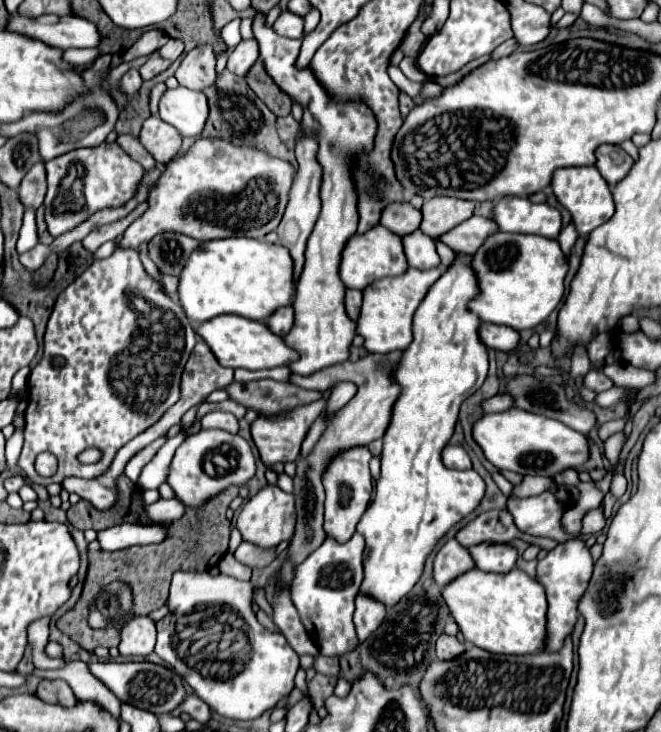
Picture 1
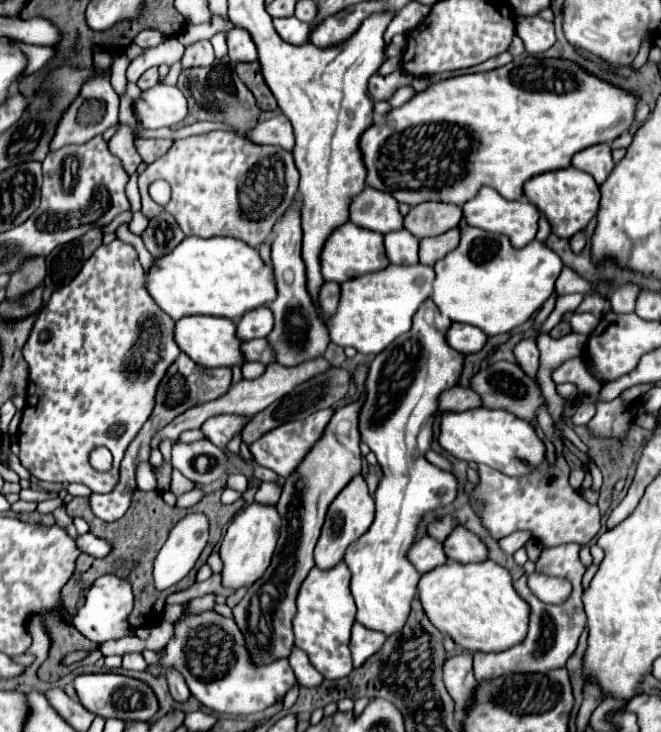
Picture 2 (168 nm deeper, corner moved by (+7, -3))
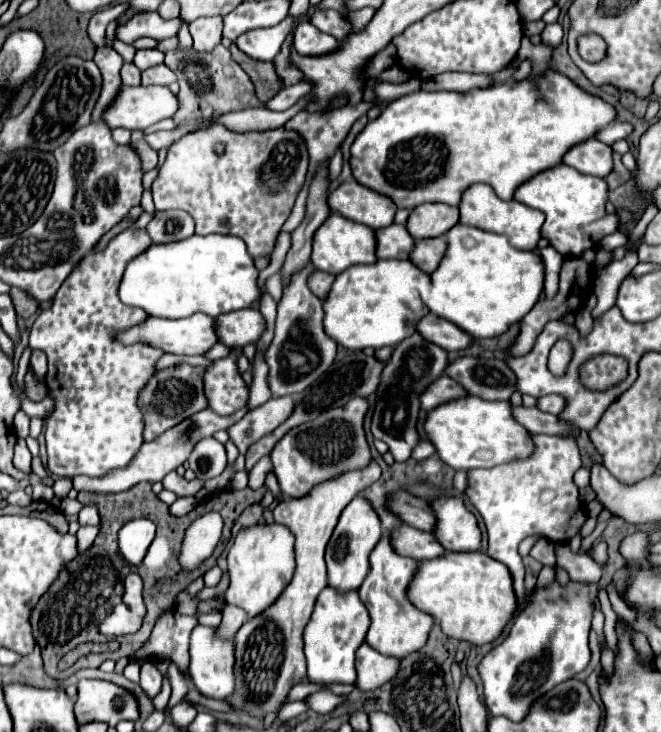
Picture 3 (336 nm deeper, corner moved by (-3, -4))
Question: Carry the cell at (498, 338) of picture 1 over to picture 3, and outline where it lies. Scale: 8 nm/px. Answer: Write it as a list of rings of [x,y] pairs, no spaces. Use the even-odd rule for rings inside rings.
[[[435,314],[423,316],[423,320],[419,320],[419,324],[417,324],[417,332],[427,342],[433,342],[433,344],[441,346],[447,352],[463,350],[471,344],[471,336],[465,336],[465,332],[459,330],[455,324],[443,320]]]

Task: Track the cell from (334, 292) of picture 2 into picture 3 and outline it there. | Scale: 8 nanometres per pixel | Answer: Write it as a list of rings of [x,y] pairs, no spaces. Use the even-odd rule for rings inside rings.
[[[313,270],[311,276],[307,278],[307,284],[309,284],[311,292],[315,292],[315,296],[325,300],[327,292],[329,292],[329,288],[333,284],[333,276],[327,274],[327,272],[321,272],[321,270]]]

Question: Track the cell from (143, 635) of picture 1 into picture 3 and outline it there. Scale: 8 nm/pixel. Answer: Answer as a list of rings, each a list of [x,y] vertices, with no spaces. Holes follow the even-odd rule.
[[[145,662],[141,666],[141,688],[143,692],[149,696],[149,698],[155,698],[159,692],[161,692],[161,686],[163,686],[163,674],[155,668],[155,664],[151,662]]]

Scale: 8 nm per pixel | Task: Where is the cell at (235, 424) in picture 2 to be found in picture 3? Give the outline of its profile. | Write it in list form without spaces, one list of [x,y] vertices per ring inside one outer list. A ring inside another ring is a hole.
[[[291,396],[271,398],[267,400],[267,404],[247,412],[243,420],[239,420],[227,432],[231,434],[231,440],[239,448],[239,452],[245,454],[251,442],[257,442],[259,438],[271,434],[279,424],[283,424],[283,420],[291,416],[291,408],[295,408]]]

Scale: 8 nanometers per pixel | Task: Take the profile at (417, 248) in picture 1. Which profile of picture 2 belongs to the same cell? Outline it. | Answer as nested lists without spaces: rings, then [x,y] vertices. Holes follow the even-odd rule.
[[[393,231],[385,235],[385,251],[393,265],[417,265],[419,263],[419,241],[409,231]]]

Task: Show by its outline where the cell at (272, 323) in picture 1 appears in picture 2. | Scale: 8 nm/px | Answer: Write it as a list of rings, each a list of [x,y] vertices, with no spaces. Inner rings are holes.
[[[269,307],[253,309],[237,321],[237,337],[243,341],[267,337],[269,331],[273,331],[273,313],[269,311]]]

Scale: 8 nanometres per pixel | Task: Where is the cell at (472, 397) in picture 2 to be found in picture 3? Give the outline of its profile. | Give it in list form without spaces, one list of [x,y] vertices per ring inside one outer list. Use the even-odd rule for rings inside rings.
[[[441,376],[439,380],[435,380],[435,384],[427,386],[423,396],[419,396],[419,402],[421,402],[423,410],[433,410],[439,404],[445,404],[445,402],[461,398],[461,396],[467,396],[467,392],[449,376]]]

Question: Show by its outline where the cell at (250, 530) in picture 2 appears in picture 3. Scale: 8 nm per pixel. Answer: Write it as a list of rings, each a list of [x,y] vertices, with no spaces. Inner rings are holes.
[[[257,524],[245,528],[237,534],[233,548],[229,550],[229,588],[225,592],[227,604],[233,604],[247,612],[247,618],[255,618],[259,612],[265,612],[287,588],[295,572],[295,550],[293,536],[281,524]]]

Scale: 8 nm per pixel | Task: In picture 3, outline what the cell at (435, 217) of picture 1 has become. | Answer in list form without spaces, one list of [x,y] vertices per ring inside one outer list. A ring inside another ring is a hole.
[[[419,204],[409,212],[407,232],[415,238],[437,238],[443,236],[459,222],[459,208],[449,204]]]

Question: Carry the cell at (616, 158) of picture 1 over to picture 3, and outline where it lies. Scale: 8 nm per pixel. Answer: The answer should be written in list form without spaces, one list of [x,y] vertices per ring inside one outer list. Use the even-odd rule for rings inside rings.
[[[591,138],[583,144],[575,144],[575,148],[569,148],[563,156],[563,164],[573,166],[583,174],[603,178],[613,170],[613,150],[611,146]]]

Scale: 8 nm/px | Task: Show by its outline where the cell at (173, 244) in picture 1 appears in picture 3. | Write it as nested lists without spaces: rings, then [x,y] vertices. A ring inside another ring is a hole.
[[[165,210],[157,212],[155,218],[147,224],[147,234],[155,244],[177,242],[193,236],[193,218],[183,210]]]

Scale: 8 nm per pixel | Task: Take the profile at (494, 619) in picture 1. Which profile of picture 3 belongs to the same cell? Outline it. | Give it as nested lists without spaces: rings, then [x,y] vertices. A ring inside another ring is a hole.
[[[445,552],[443,556],[421,560],[407,588],[409,602],[433,616],[441,630],[471,644],[493,642],[515,614],[515,592],[511,572],[505,564],[483,552]]]

